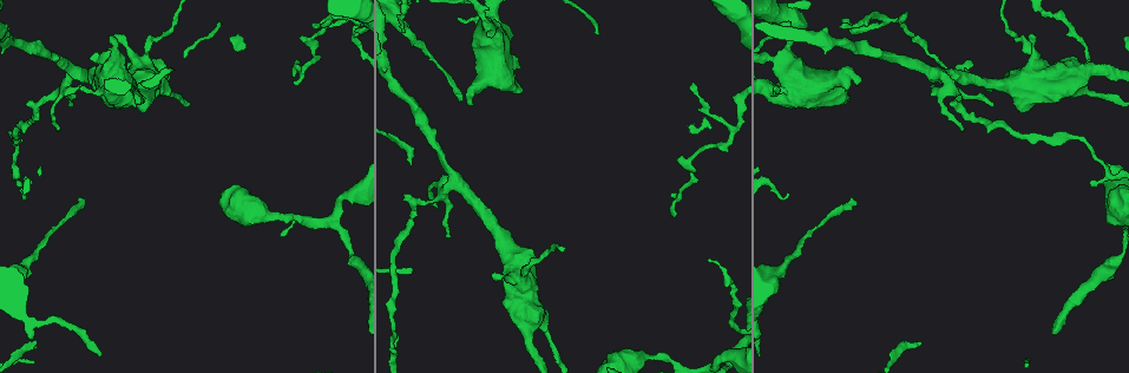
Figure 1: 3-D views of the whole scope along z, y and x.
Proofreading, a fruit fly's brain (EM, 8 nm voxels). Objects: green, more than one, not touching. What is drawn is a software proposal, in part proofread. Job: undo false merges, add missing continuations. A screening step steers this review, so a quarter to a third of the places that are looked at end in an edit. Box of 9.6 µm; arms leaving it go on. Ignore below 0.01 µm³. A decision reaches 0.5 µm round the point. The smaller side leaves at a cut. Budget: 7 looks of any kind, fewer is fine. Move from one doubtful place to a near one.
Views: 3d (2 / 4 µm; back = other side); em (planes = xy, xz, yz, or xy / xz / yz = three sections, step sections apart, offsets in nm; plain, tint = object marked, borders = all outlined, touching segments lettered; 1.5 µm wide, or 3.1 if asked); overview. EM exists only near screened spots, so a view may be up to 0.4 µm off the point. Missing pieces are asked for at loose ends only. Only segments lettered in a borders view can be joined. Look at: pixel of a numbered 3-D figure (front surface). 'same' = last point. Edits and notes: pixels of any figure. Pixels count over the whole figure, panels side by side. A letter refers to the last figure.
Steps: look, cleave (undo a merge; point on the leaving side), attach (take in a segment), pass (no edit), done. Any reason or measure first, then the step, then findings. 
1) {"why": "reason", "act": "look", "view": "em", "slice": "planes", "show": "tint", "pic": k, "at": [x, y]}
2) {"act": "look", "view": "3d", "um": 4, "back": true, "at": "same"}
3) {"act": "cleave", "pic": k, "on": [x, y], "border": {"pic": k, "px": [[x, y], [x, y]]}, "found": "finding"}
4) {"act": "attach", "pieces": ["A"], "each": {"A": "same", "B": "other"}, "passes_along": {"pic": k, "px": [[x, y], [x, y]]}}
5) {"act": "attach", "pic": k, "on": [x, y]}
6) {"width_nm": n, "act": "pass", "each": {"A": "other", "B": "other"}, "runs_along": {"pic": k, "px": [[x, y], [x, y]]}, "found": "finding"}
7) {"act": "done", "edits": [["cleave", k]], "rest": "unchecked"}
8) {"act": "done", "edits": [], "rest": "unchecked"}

{"act": "look", "view": "em", "slice": "planes", "show": "borders", "pic": 1, "at": [70, 106]}

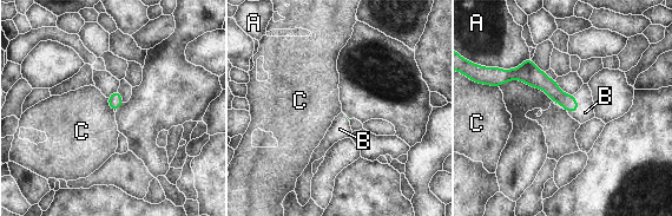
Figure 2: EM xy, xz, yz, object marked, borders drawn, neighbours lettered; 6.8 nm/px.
{"longest_contact_nm": ["A", 240], "act": "attach", "pic": 2, "on": [585, 112], "each": {"A": "other", "B": "same", "C": "other"}, "found": "the neuron continues"}

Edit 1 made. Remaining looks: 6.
{"why": "narrows sharply", "act": "look", "view": "em", "slice": "planes", "show": "borders", "pic": 1, "at": [733, 296]}

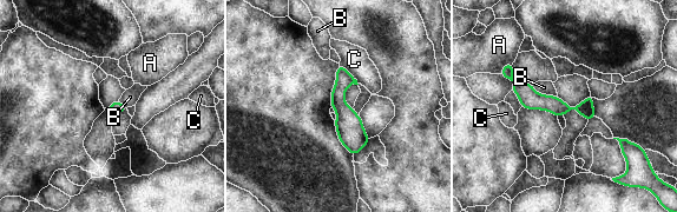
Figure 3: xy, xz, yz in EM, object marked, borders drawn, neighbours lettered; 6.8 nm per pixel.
{"longest_contact_nm": ["C", 190], "act": "pass", "each": {"A": "other", "B": "other", "C": "other"}, "runs_along": {"pic": 3, "px": [[505, 71], [532, 100], [591, 114]]}, "found": "all the same neuron"}

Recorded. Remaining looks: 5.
{"act": "done", "edits": [["attach", 2]], "rest": "unchecked"}

